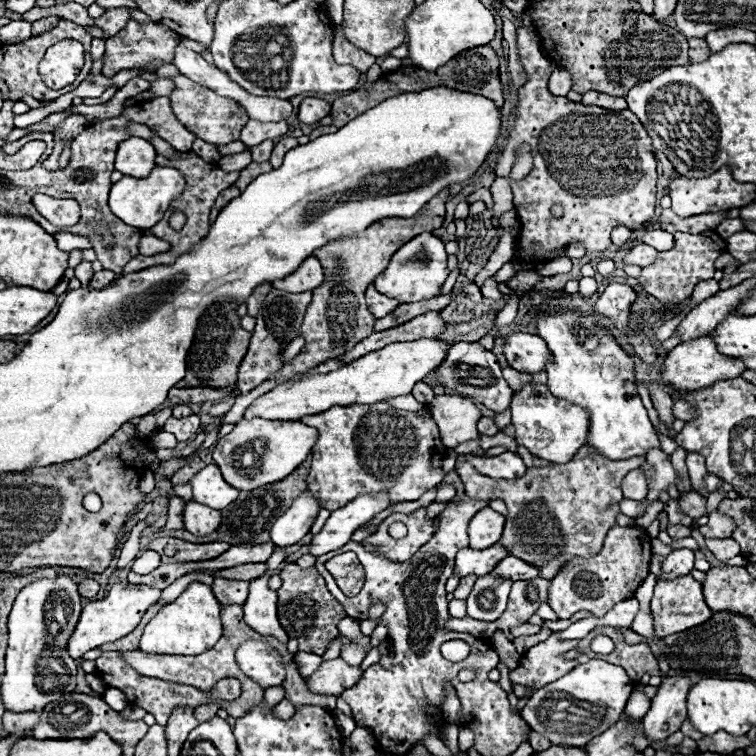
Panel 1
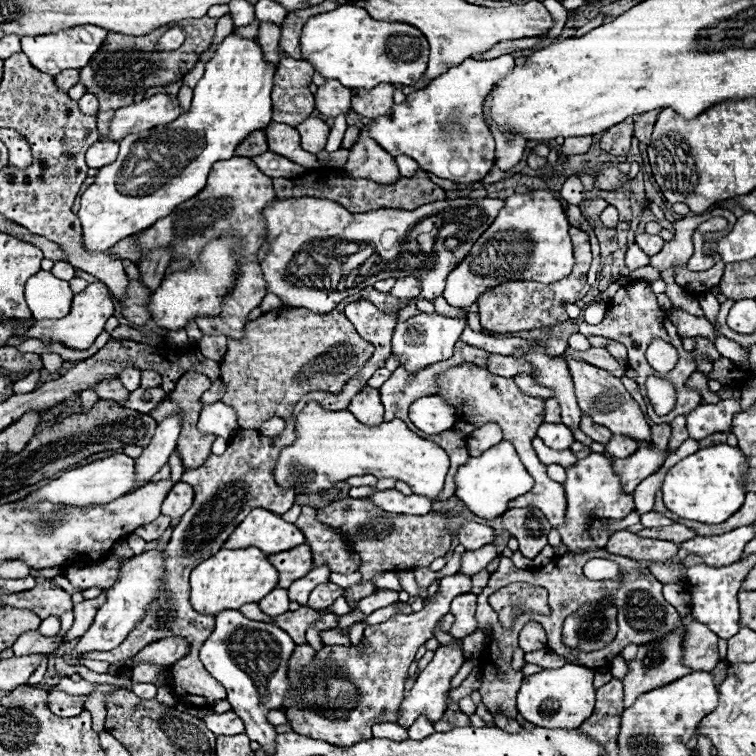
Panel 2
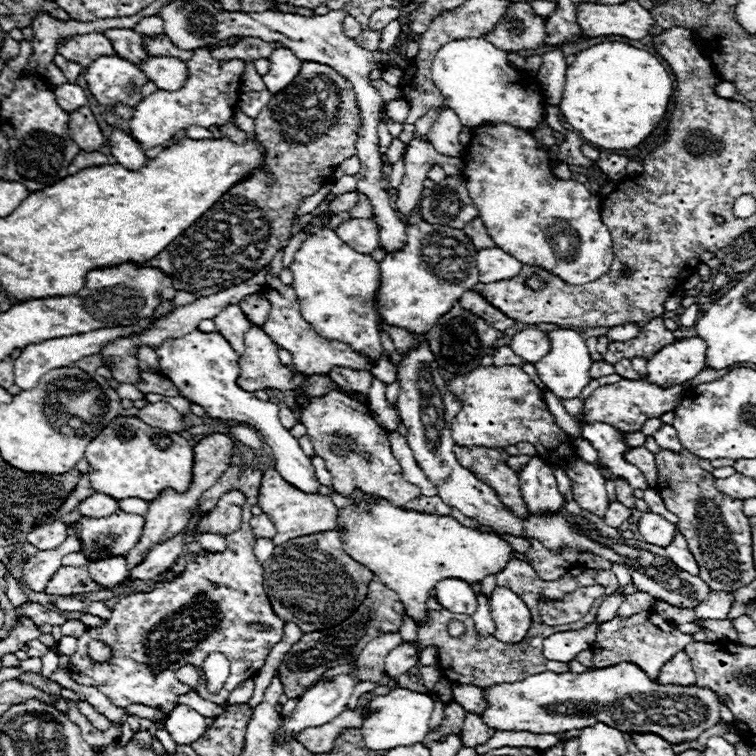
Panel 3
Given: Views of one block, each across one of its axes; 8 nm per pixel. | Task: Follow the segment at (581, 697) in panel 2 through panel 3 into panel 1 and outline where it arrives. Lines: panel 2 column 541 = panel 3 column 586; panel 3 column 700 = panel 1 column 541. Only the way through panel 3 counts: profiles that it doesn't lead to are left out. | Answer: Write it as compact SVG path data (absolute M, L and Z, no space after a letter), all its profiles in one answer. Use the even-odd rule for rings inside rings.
M594 658L586 664L576 666L556 682L550 682L534 690L526 706L520 710L520 716L532 730L544 734L552 744L580 748L586 746L592 738L600 736L610 726L614 726L614 722L618 722L630 692L632 680L628 678L624 668ZM584 702L588 702L588 706ZM570 714L574 714L576 720L568 720Z

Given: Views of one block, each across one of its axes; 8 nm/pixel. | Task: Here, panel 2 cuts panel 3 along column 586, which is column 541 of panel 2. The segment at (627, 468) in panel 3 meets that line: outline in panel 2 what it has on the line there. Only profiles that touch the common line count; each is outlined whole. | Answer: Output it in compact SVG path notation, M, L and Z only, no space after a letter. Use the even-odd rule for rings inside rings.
M544 422L538 428L538 438L542 438L542 442L546 446L552 446L556 450L570 448L570 444L574 442L574 436L572 436L572 432L566 426L562 426L562 424L548 424L548 422Z

